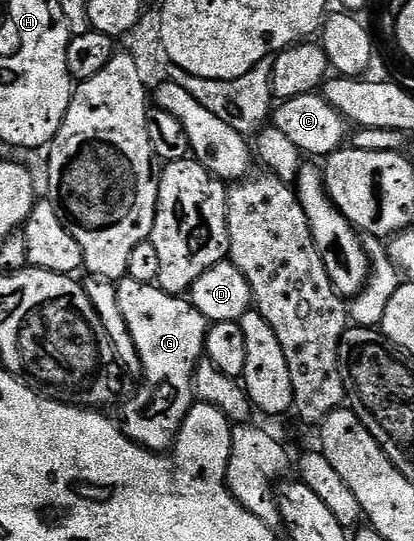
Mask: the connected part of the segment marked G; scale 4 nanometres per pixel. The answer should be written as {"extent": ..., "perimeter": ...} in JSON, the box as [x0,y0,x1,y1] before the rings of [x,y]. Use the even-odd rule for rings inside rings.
{"extent":[115,277,211,453],"perimeter":[[[126,277],[117,283],[117,292],[119,309],[123,309],[123,321],[127,321],[127,329],[135,341],[135,349],[141,358],[143,378],[140,380],[141,388],[133,396],[130,394],[120,404],[121,412],[115,415],[115,422],[117,428],[132,443],[138,443],[150,453],[165,453],[176,443],[177,434],[181,431],[181,422],[185,420],[190,407],[195,402],[193,374],[205,354],[205,338],[211,324],[203,317],[203,313],[199,313],[199,309],[195,309],[195,305],[188,298],[169,295],[161,287],[152,283],[140,283]]]}

